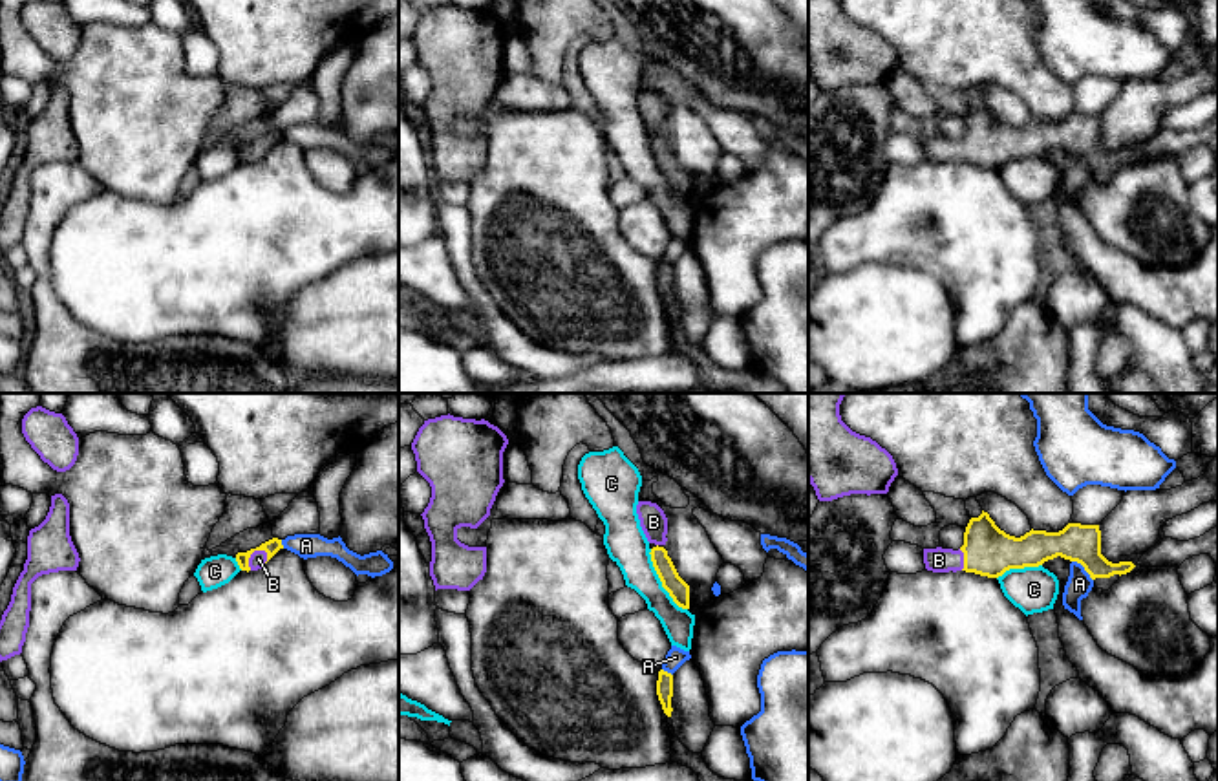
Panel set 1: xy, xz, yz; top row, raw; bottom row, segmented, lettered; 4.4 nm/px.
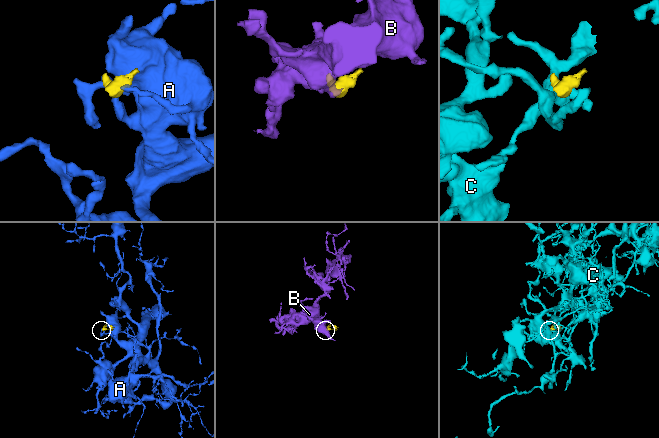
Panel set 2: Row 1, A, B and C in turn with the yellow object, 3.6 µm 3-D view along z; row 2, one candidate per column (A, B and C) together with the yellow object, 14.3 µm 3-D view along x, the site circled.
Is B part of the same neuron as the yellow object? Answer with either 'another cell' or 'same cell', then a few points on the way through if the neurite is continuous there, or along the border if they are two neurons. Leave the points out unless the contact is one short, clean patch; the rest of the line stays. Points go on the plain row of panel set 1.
same cell | across xy (271, 138), (249, 147), (258, 149)

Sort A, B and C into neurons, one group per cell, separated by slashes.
A / B / C

